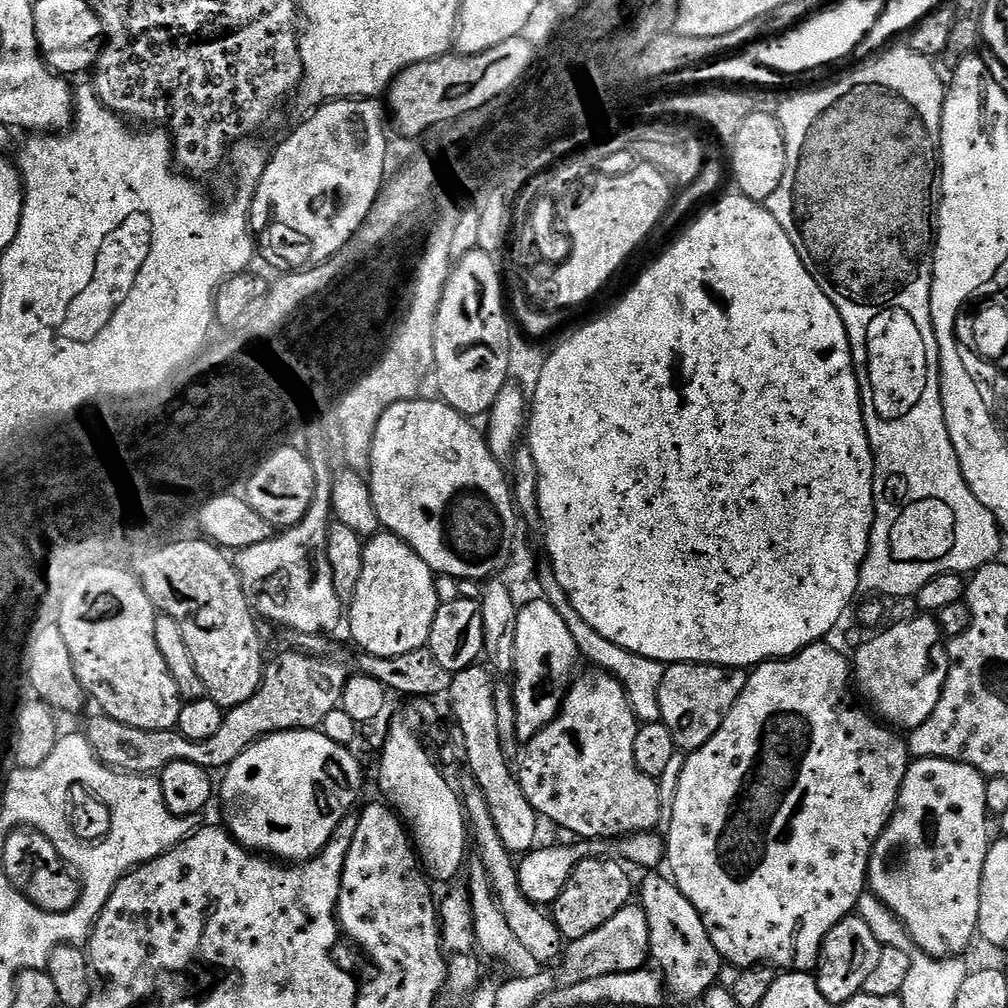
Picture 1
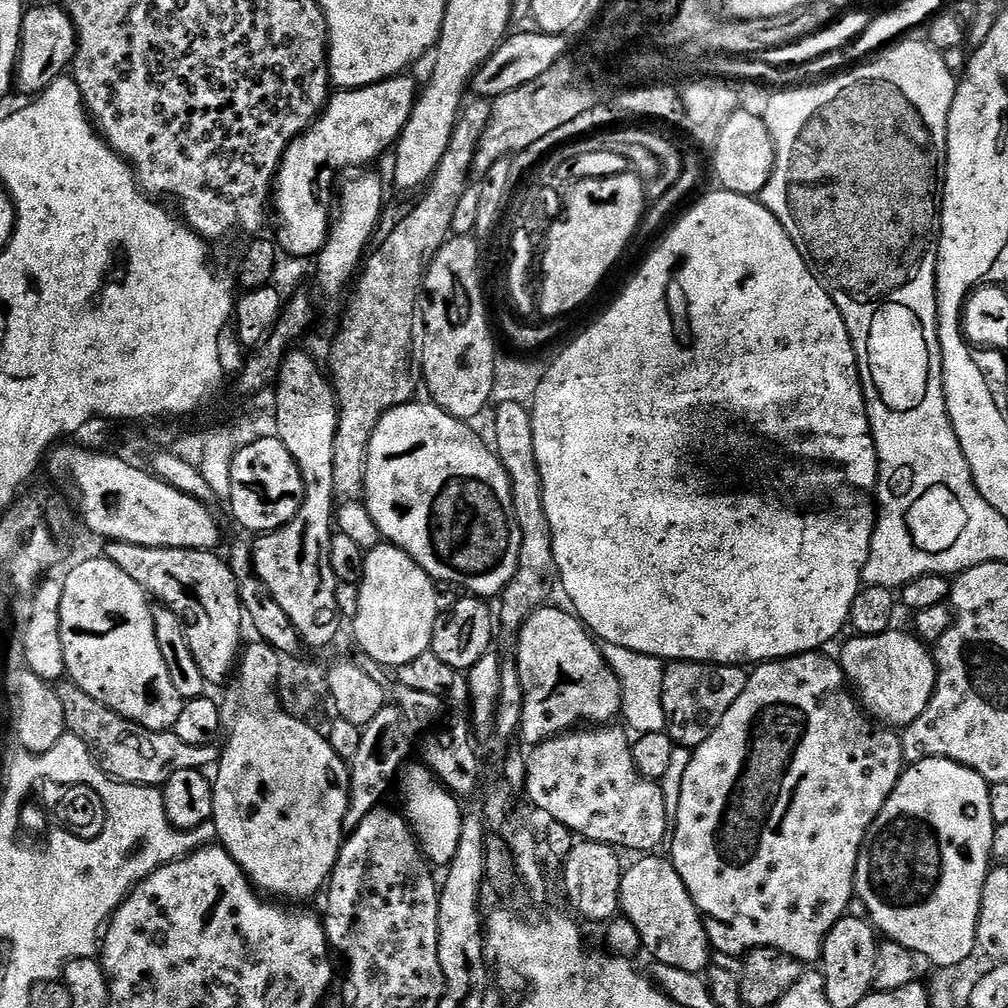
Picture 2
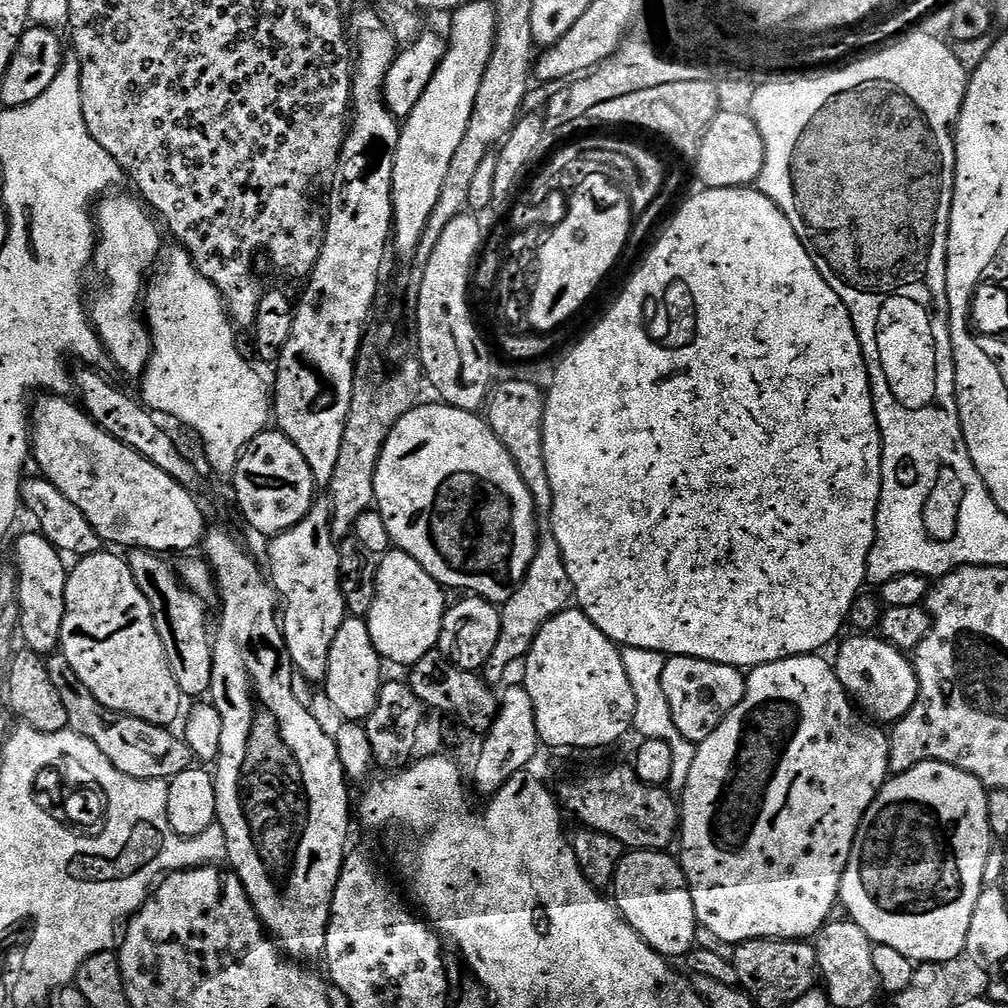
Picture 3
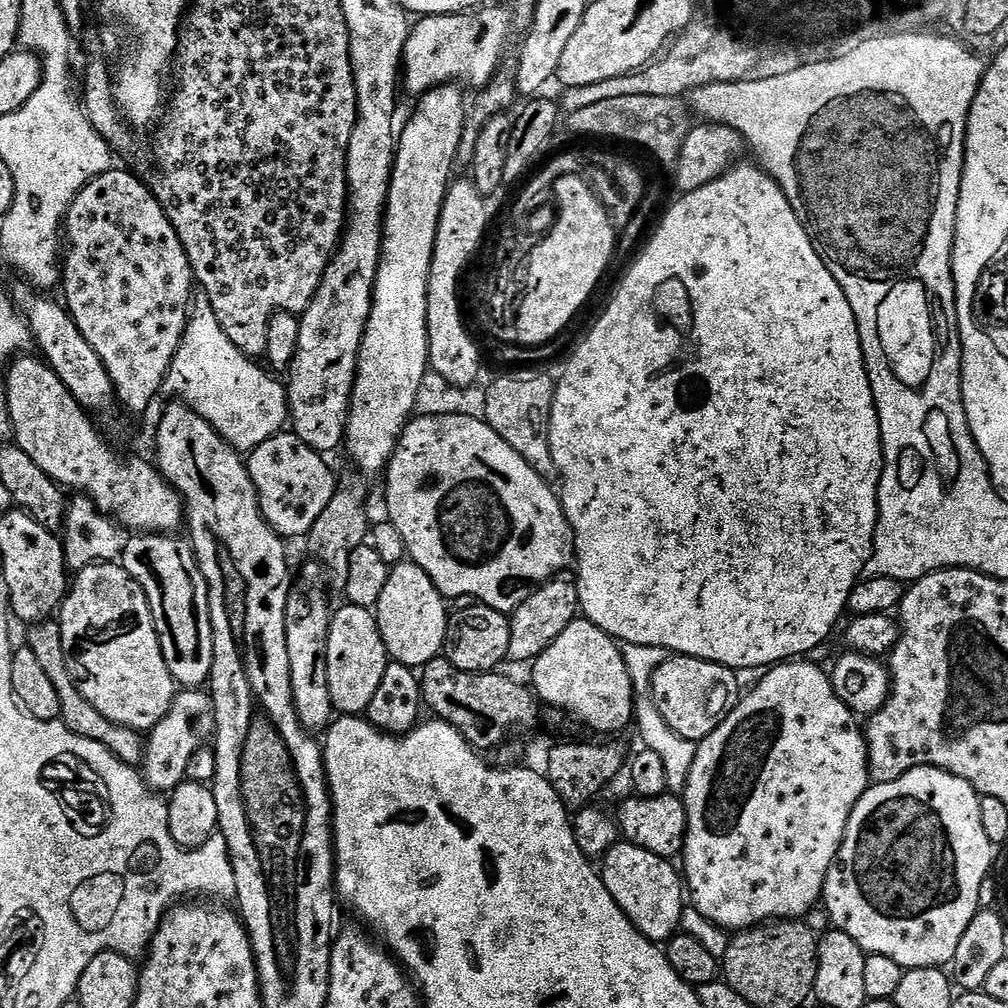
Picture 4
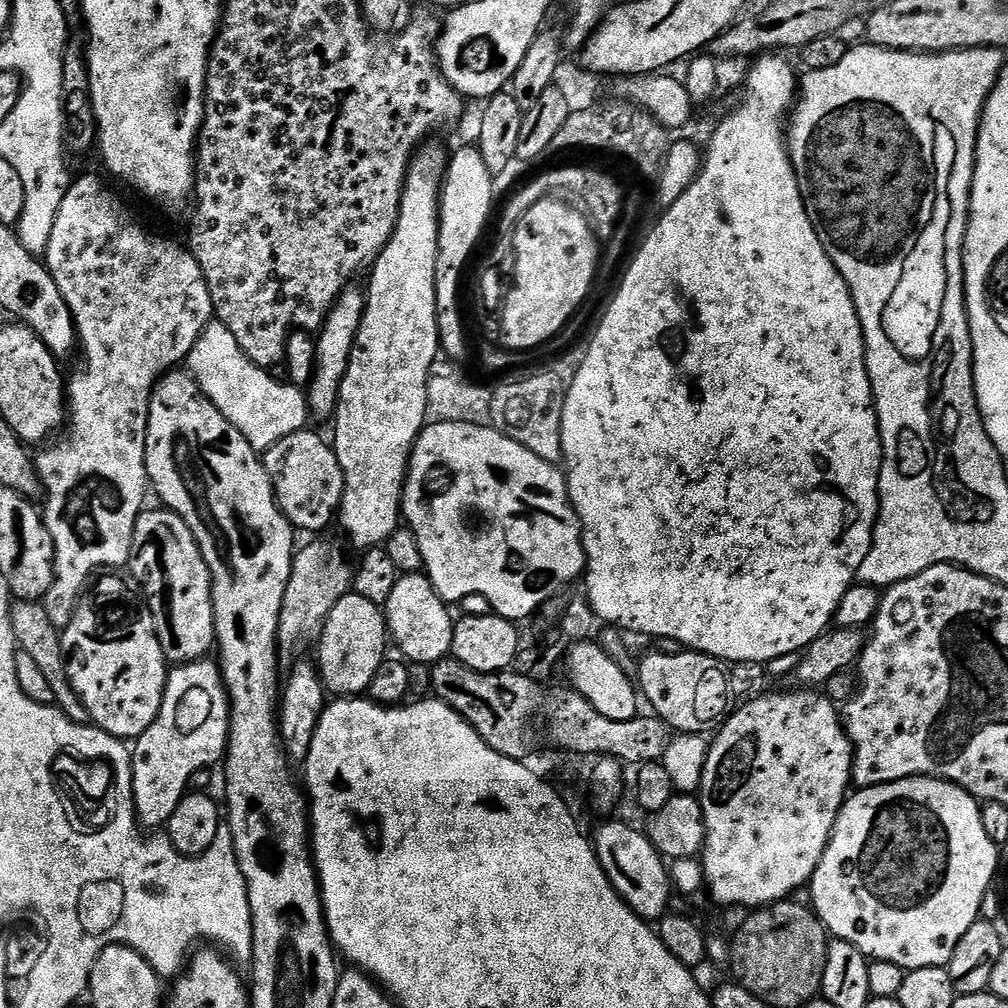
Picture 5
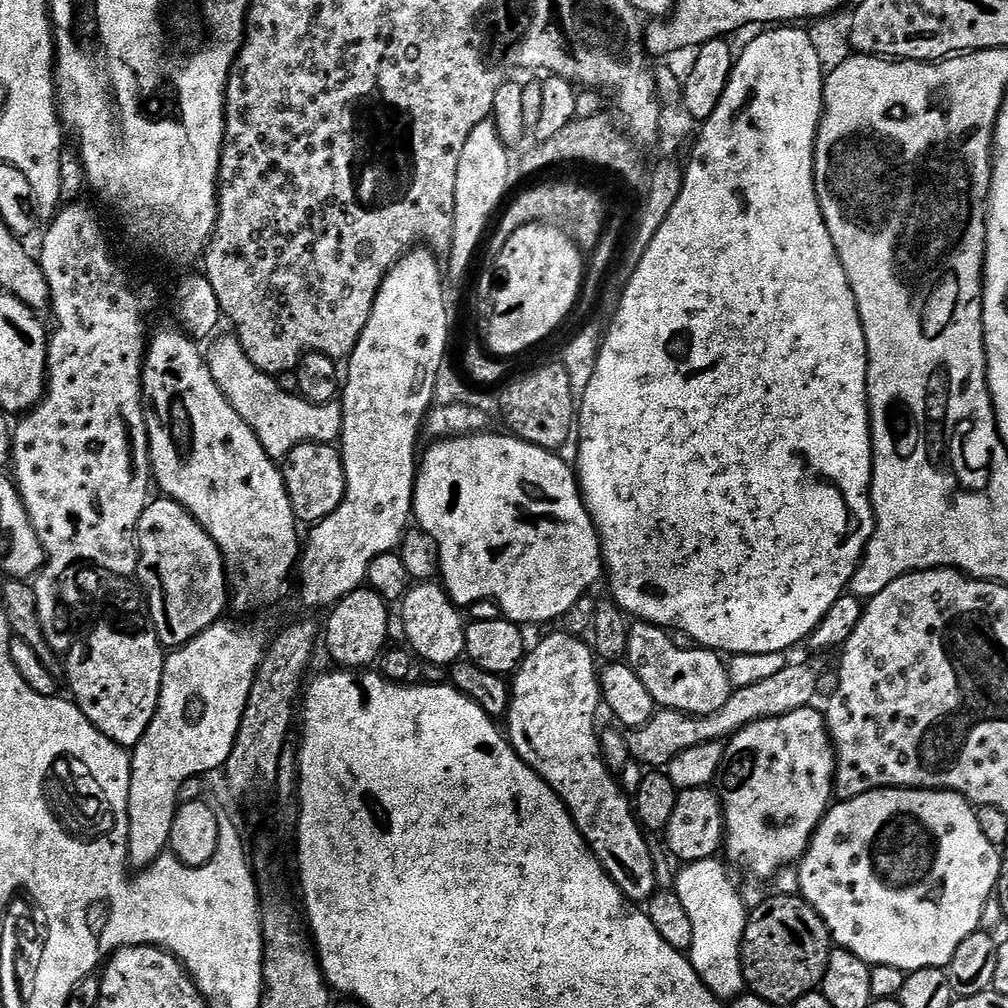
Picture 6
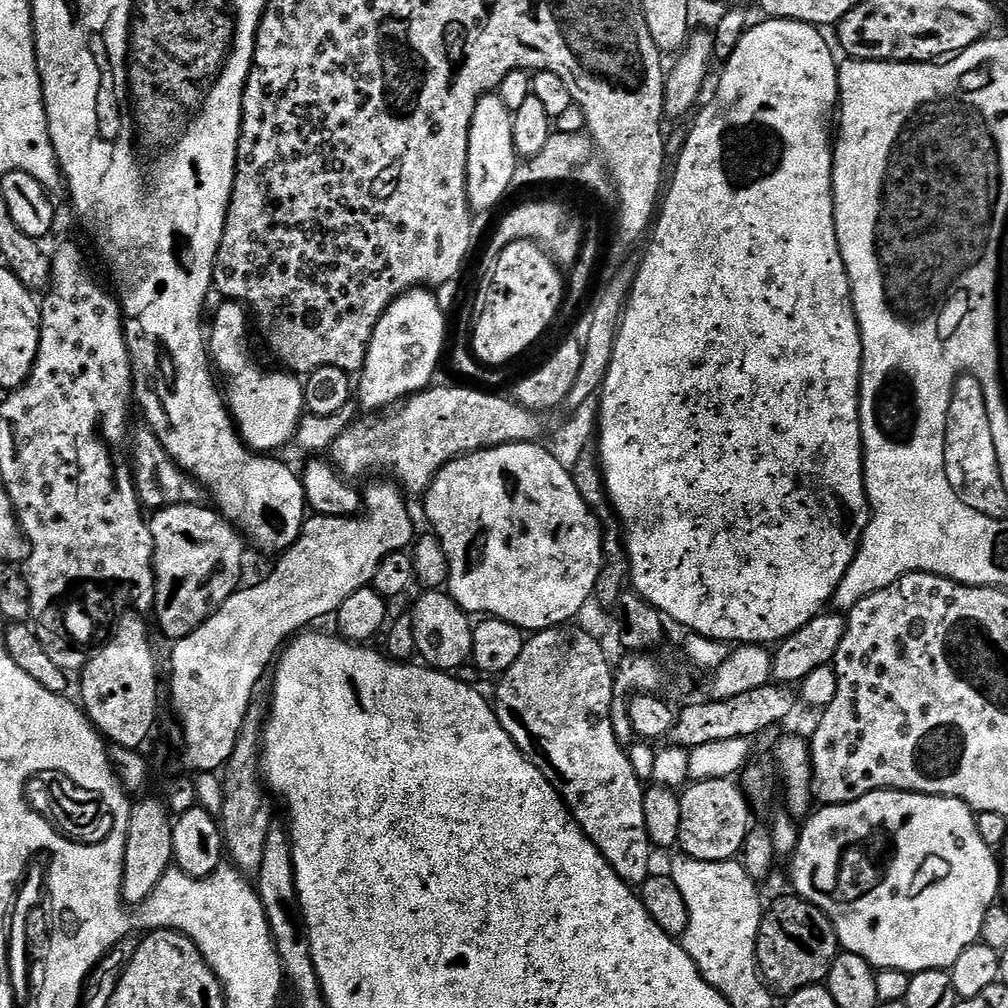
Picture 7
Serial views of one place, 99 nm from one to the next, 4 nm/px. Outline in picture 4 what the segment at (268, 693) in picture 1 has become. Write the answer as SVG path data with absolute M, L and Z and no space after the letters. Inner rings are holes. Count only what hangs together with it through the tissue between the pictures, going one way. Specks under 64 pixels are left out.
M41 622L31 625L27 631L26 646L30 650L34 650L34 655L37 656L38 663L42 666L42 671L50 677L54 690L58 690L58 698L62 698L60 719L64 721L64 725L78 736L102 742L124 764L132 767L141 765L146 751L143 735L136 729L122 727L120 724L110 722L110 718L106 718L106 714L100 714L90 702L86 702L82 690L78 690L76 679L72 677L66 666L66 650L62 650L62 634L59 623Z

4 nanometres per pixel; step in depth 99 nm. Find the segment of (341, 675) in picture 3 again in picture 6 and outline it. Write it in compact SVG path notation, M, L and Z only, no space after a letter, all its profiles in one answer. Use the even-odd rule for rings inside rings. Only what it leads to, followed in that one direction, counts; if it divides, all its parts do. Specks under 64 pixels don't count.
M367 586L355 588L349 596L343 596L327 613L328 628L323 629L323 643L328 643L333 665L344 670L364 670L375 665L385 651L388 640L389 601L382 599Z

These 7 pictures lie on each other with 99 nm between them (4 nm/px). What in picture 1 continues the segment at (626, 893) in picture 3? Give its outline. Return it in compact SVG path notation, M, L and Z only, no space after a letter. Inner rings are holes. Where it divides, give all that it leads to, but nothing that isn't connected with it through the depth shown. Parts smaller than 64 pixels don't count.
M648 874L644 885L638 888L638 904L644 909L649 926L648 946L651 959L657 960L667 987L672 988L680 996L703 997L704 993L714 987L720 976L722 957L710 942L710 934L698 914L698 910L682 894L675 880L667 875Z

